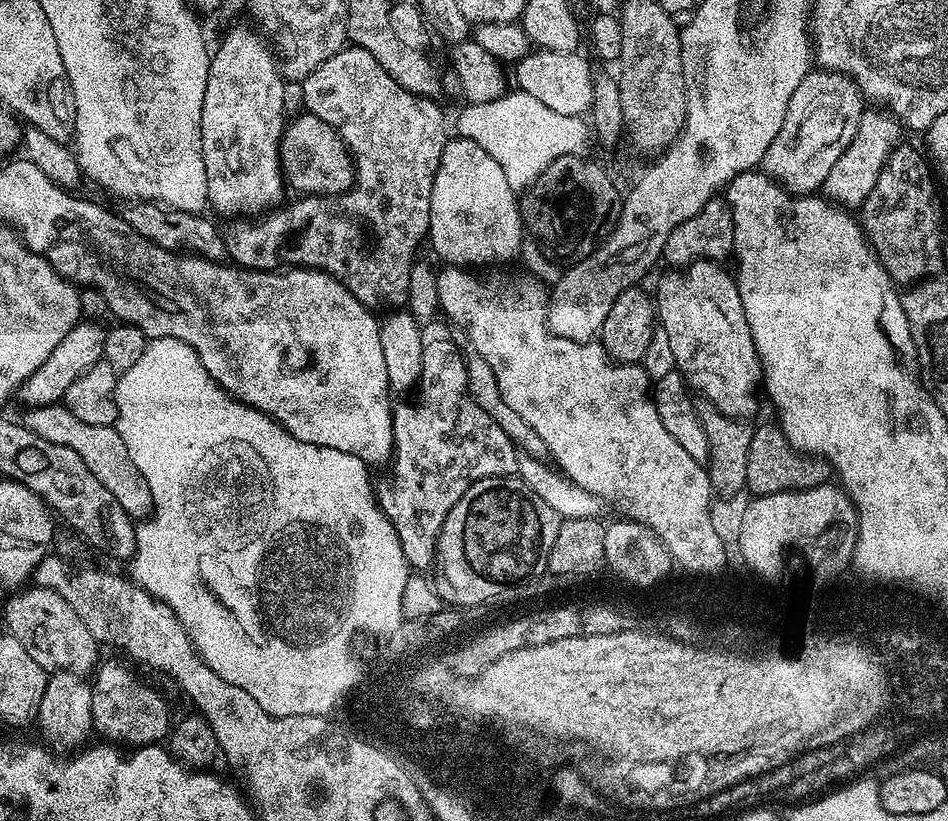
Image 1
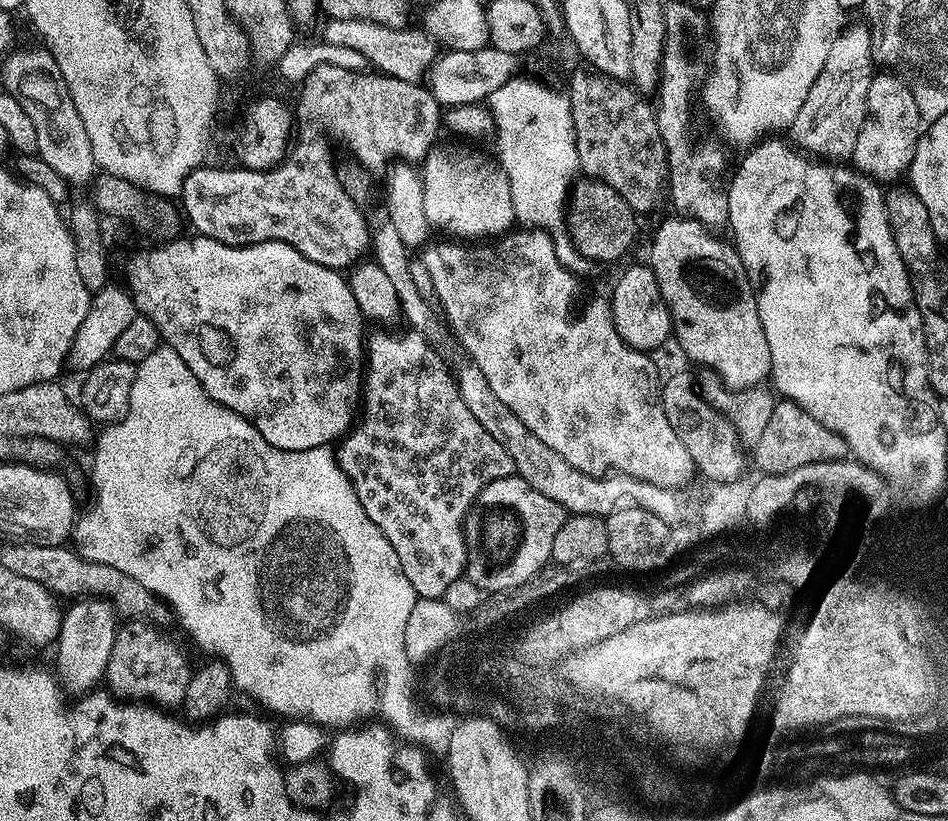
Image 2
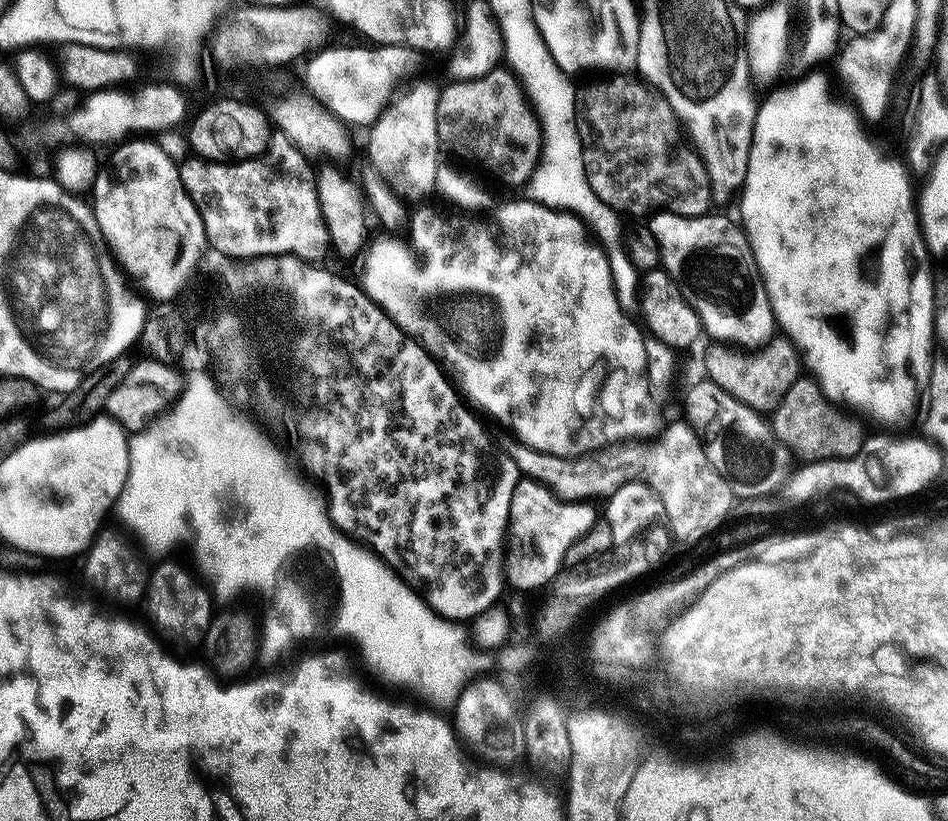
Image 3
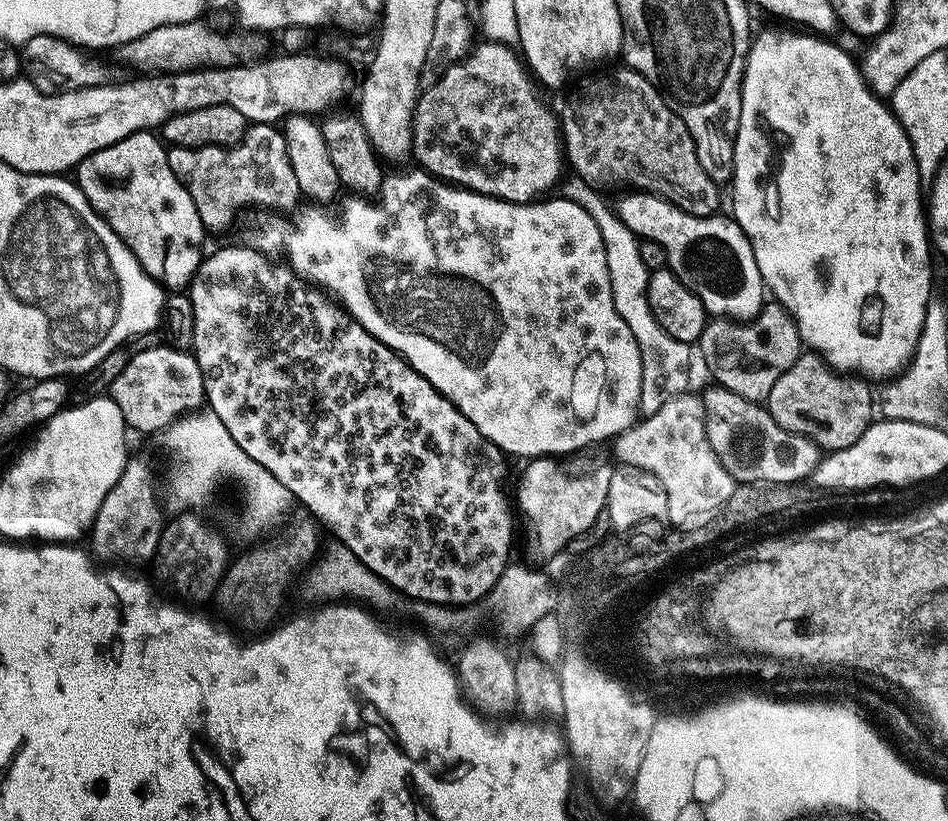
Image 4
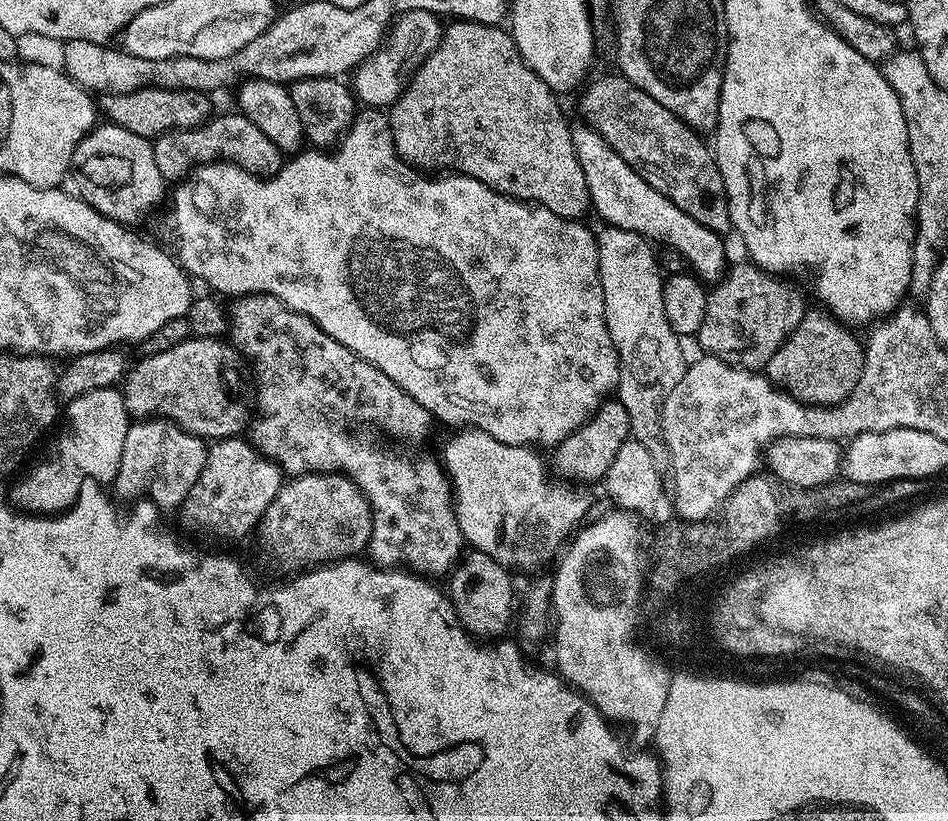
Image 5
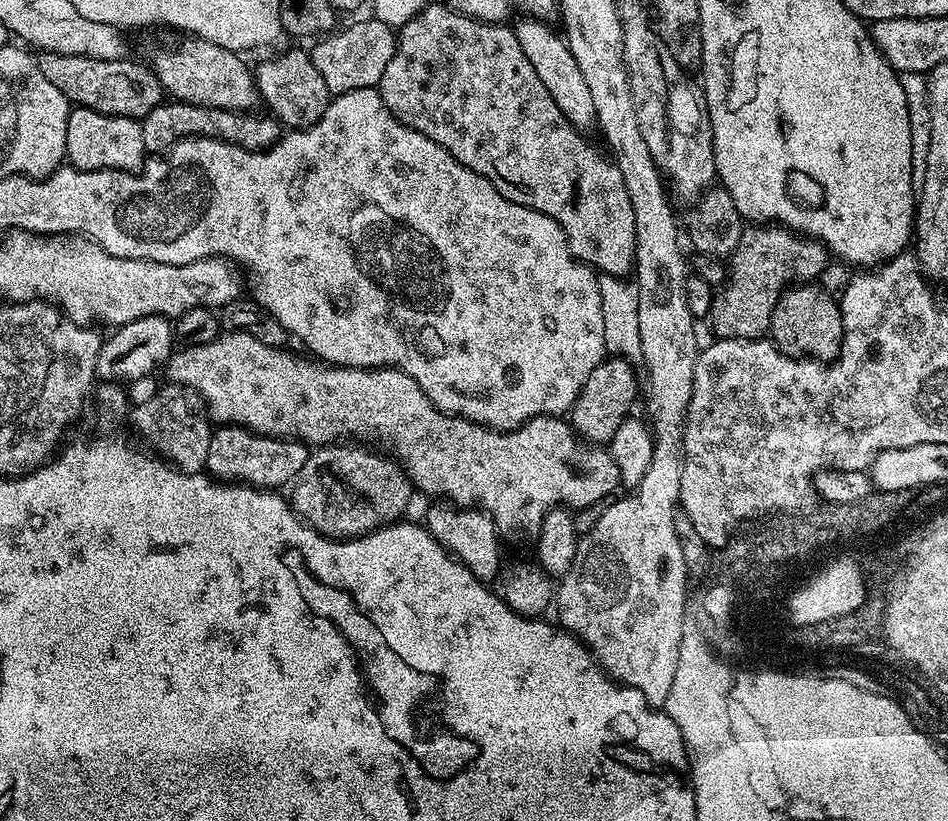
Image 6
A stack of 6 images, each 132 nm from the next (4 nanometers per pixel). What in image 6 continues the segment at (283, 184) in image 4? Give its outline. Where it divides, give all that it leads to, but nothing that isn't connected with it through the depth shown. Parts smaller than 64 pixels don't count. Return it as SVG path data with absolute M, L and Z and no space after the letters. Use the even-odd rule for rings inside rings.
M162 102L154 106L154 110L150 110L150 114L146 114L140 120L144 151L148 154L160 154L165 151L166 146L175 144L177 140L186 140L189 136L205 136L237 144L248 152L265 152L268 148L274 147L276 141L280 139L282 125L271 114L256 115L255 111L235 112L225 108L207 108L197 104Z

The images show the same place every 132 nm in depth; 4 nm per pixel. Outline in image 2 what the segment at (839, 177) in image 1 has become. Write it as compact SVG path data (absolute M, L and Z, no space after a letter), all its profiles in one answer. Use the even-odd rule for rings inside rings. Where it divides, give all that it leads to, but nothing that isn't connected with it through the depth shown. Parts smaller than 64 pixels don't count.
M877 71L866 94L866 114L862 130L858 130L858 142L854 142L854 150L850 157L856 171L863 172L865 176L870 176L877 182L899 181L896 179L899 176L901 179L907 171L908 163L914 158L914 150L921 135L920 111L906 82L895 71Z

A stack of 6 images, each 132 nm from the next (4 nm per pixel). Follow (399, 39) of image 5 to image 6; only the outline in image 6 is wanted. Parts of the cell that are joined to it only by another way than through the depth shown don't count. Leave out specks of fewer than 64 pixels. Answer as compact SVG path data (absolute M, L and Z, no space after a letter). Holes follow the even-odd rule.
M375 18L367 19L360 20L349 28L341 27L325 35L319 42L313 43L316 44L313 48L310 48L314 66L326 81L329 93L339 94L350 90L376 88L382 74L386 74L386 66L390 64L390 58L394 58L396 53L397 33L393 25L384 24Z

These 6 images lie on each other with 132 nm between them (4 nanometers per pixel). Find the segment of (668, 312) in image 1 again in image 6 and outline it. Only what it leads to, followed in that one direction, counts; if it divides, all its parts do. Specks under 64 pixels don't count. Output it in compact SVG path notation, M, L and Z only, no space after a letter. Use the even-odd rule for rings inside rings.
M520 18L514 24L514 31L518 38L518 46L522 46L522 54L534 66L534 74L538 74L542 86L550 90L550 98L558 105L558 110L566 114L566 118L577 130L588 130L596 124L596 111L586 78L582 70L578 70L578 62L574 62L574 54L570 54L568 41L559 31L554 32L552 26L545 21L535 18Z

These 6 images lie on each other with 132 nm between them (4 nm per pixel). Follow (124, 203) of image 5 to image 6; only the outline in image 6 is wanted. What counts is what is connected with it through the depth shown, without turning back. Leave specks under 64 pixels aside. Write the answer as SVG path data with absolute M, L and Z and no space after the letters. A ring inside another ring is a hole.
M73 107L66 122L64 155L67 163L80 172L113 168L119 172L137 173L146 163L140 120L131 120L125 116L107 116L89 108Z

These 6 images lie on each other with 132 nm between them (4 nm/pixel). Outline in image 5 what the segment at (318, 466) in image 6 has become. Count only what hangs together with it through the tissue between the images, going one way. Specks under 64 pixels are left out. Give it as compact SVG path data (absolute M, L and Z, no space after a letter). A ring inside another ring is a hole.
M311 472L285 479L258 525L261 546L282 571L288 572L284 574L299 574L309 568L335 564L337 560L359 557L367 549L371 533L372 511L367 498L349 476L340 472Z

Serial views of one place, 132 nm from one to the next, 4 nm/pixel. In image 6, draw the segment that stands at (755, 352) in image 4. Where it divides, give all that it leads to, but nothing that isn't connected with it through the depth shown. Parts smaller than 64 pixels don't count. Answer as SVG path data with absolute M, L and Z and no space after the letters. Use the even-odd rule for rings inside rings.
M775 222L745 227L730 257L727 281L712 298L710 321L715 335L726 340L761 339L772 327L774 306L784 290L815 281L828 260L830 253L819 240L791 228Z

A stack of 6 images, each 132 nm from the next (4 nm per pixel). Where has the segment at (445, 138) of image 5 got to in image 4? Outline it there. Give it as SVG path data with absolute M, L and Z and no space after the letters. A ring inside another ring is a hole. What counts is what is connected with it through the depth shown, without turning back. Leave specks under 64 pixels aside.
M477 43L467 55L453 62L436 79L434 86L419 93L412 116L410 152L412 156L416 155L420 163L417 165L423 171L446 184L511 204L531 204L551 193L548 191L559 182L560 171L566 168L562 124L536 93L537 85L525 61L517 53L516 57L509 45L483 43Z

